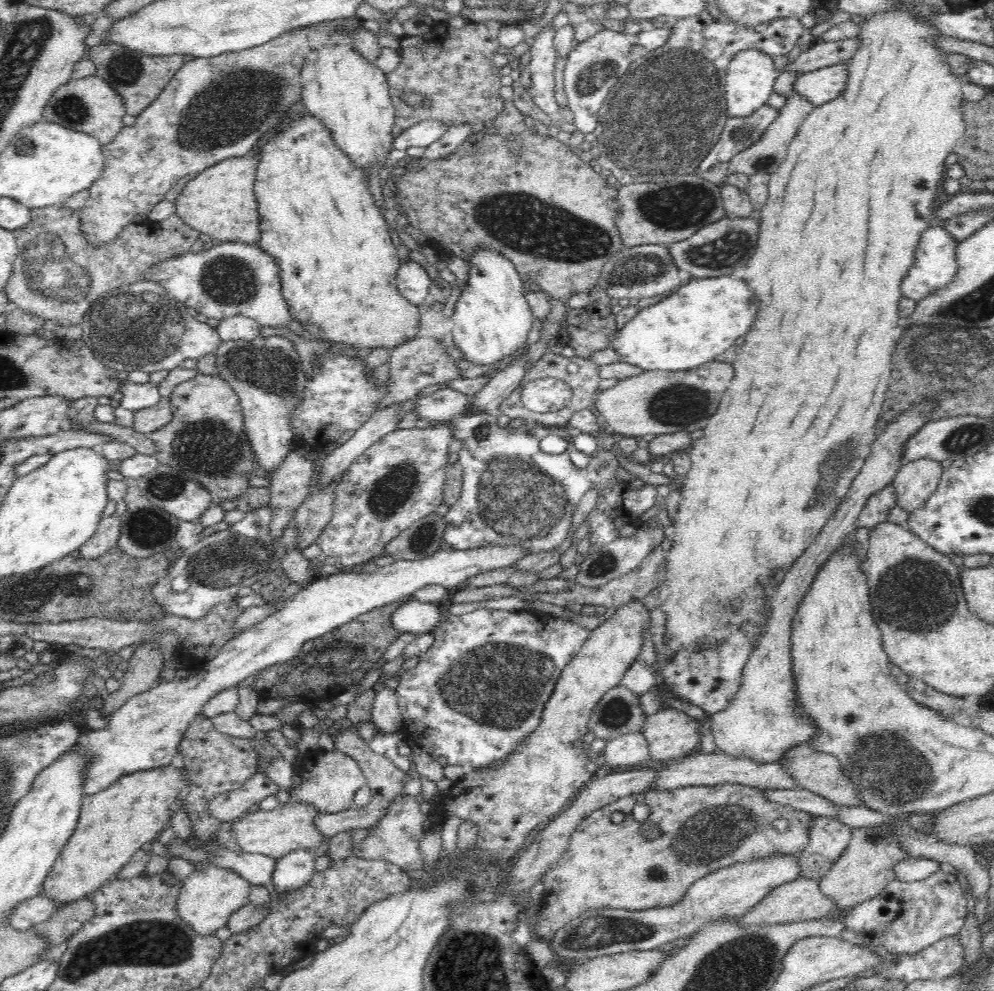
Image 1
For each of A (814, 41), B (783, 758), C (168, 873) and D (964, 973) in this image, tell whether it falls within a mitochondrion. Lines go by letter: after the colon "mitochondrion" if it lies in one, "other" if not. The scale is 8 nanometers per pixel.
A: other
B: other
C: other
D: other

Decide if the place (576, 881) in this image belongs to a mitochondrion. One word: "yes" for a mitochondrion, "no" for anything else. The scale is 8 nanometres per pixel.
no

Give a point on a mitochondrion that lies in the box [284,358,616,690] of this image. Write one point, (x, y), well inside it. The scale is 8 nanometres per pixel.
(512, 494)

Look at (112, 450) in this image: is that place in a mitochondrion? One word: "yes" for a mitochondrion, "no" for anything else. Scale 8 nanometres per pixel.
no

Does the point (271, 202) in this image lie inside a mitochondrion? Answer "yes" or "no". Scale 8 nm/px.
no

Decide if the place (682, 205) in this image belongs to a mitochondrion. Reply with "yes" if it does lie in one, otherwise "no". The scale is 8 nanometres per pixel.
yes

